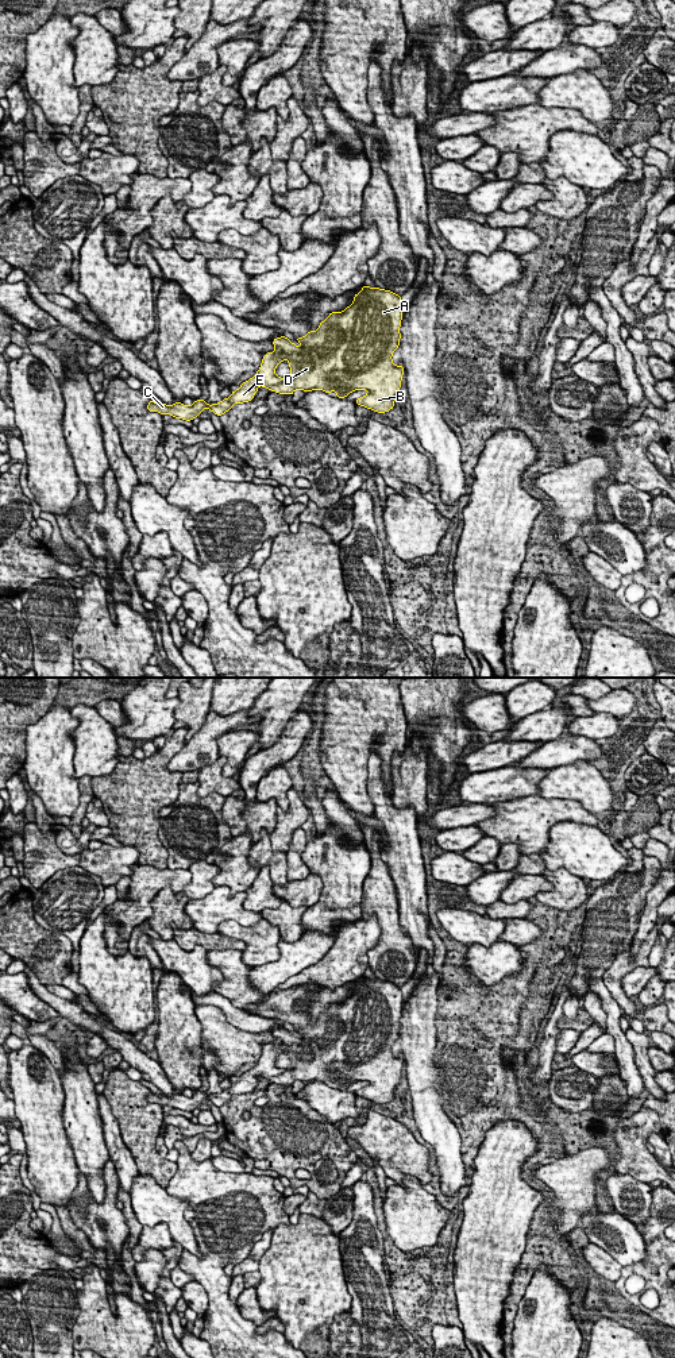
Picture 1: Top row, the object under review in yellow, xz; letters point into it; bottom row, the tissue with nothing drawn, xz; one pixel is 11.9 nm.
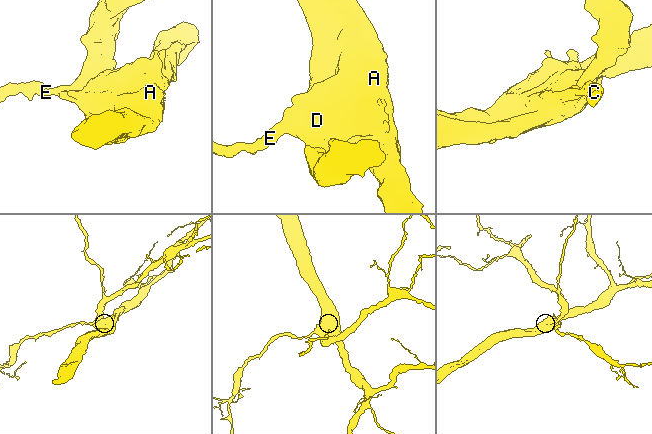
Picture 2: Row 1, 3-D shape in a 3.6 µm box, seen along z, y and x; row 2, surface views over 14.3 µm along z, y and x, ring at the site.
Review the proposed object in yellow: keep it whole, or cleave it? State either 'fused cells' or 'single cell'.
single cell

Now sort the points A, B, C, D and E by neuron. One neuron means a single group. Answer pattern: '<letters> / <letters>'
A B C D E

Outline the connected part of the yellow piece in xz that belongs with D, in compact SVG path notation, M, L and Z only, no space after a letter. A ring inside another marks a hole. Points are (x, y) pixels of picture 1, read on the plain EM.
M363 976L350 998L331 1003L317 1022L296 1029L301 1038L285 1027L274 1030L275 1042L265 1045L256 1065L221 1093L209 1096L205 1091L196 1091L188 1097L151 1091L147 1102L186 1112L196 1110L205 1099L221 1107L234 1095L251 1092L258 1079L263 1077L289 1087L297 1080L335 1081L338 1089L346 1089L355 1081L367 1081L355 1095L378 1104L389 1103L394 1099L404 1066L404 1057L396 1057L392 1052L400 1038L401 1011L402 992L398 985ZM285 1050L290 1058L289 1069L275 1065L277 1057Z

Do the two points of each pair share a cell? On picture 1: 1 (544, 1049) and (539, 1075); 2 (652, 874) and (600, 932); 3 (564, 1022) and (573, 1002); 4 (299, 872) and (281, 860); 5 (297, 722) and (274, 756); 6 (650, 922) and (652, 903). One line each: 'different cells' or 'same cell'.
1: same cell
2: same cell
3: different cells
4: different cells
5: same cell
6: same cell

